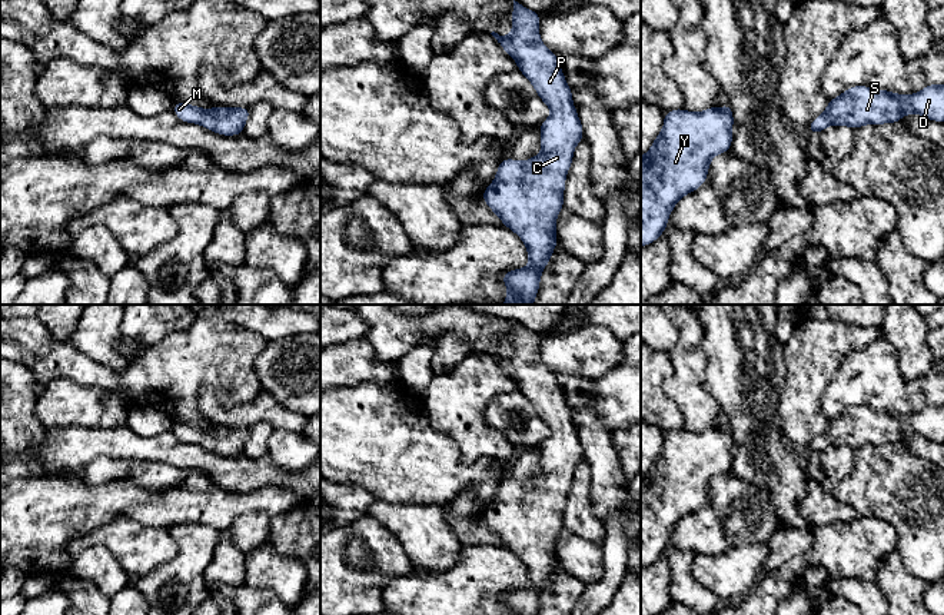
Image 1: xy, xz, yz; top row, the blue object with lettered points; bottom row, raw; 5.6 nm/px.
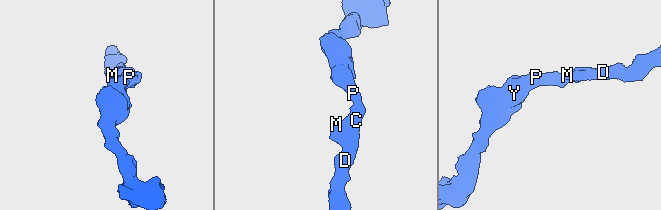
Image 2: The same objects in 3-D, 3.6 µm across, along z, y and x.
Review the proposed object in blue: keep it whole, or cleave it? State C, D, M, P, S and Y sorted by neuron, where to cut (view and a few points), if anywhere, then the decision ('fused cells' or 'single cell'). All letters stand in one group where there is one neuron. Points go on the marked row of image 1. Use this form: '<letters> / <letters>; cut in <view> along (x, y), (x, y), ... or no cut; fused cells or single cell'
C D M P S Y; no cut; single cell

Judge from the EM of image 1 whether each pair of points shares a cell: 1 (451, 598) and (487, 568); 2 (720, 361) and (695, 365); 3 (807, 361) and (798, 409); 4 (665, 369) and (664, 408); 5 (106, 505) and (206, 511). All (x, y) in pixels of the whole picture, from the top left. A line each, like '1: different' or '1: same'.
1: same
2: different
3: same
4: same
5: same

